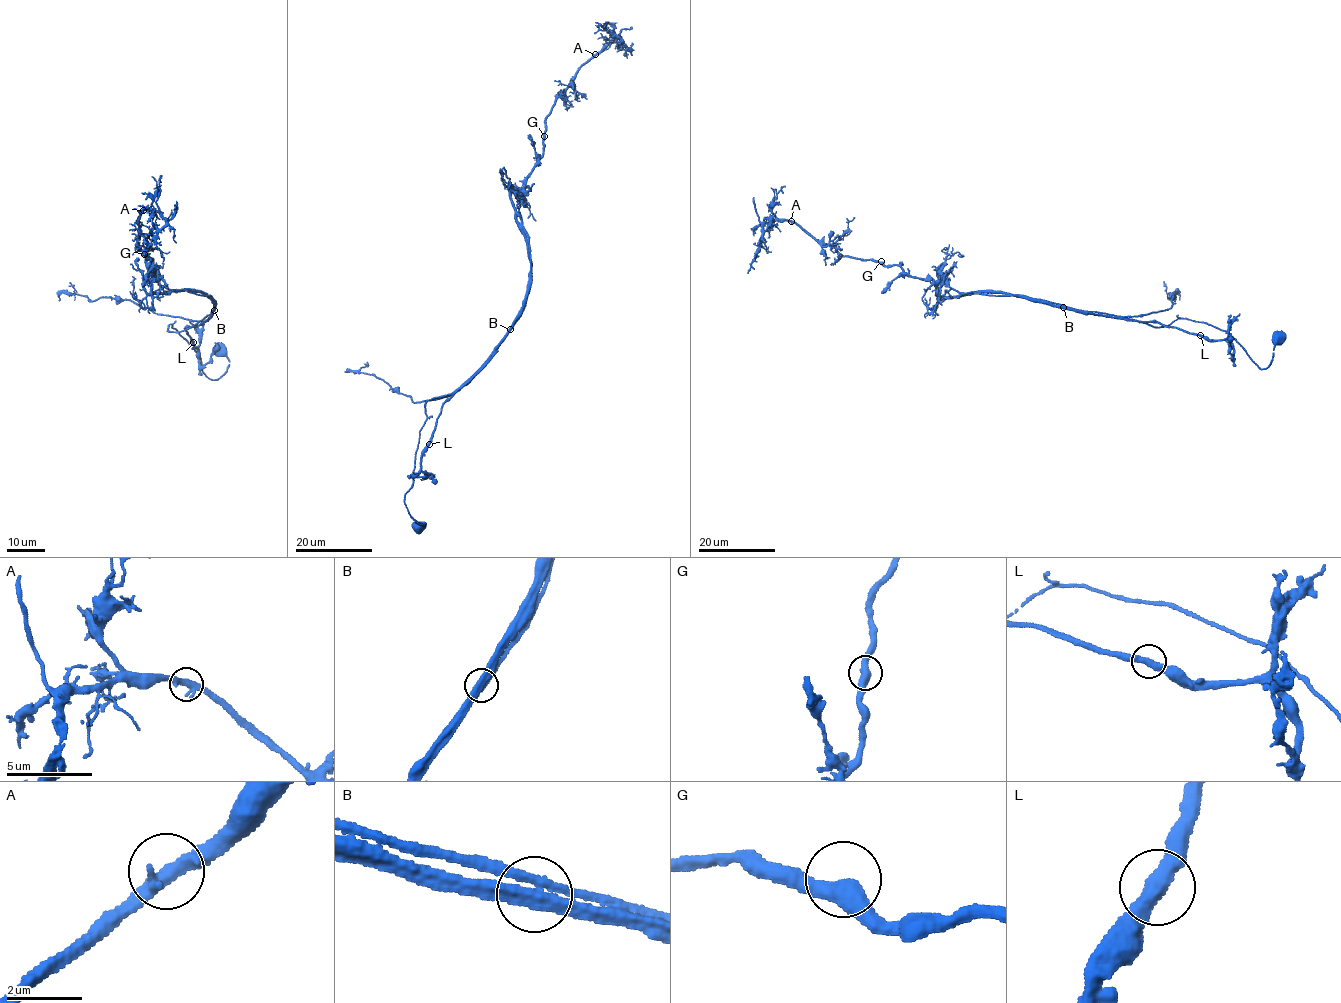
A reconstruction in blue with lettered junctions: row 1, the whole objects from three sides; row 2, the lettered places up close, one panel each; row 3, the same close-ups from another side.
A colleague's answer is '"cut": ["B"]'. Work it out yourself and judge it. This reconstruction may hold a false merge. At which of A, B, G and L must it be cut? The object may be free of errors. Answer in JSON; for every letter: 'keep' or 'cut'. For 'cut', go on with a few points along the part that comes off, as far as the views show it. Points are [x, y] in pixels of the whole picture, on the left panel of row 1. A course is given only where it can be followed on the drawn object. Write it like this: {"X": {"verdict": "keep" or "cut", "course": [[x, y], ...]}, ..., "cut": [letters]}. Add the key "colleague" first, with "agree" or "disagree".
{"colleague": "agree", "A": {"verdict": "keep"}, "B": {"verdict": "cut", "course": [[214, 310], [209, 297], [151, 274], [152, 258], [136, 251], [145, 209], [165, 219], [164, 261]]}, "G": {"verdict": "keep"}, "L": {"verdict": "keep"}, "cut": ["B"]}

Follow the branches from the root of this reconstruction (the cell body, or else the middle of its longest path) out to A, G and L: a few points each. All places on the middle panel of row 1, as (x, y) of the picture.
A: (419, 526), (404, 500), (425, 403), (453, 393), (523, 310), (519, 194), (556, 97), (595, 54)
G: (419, 526), (404, 500), (425, 403), (453, 393), (475, 372), (525, 304), (530, 253), (517, 204), (544, 136)
L: (419, 526), (423, 524), (410, 515), (404, 500), (413, 481), (424, 406), (429, 399), (450, 394), (429, 444)

